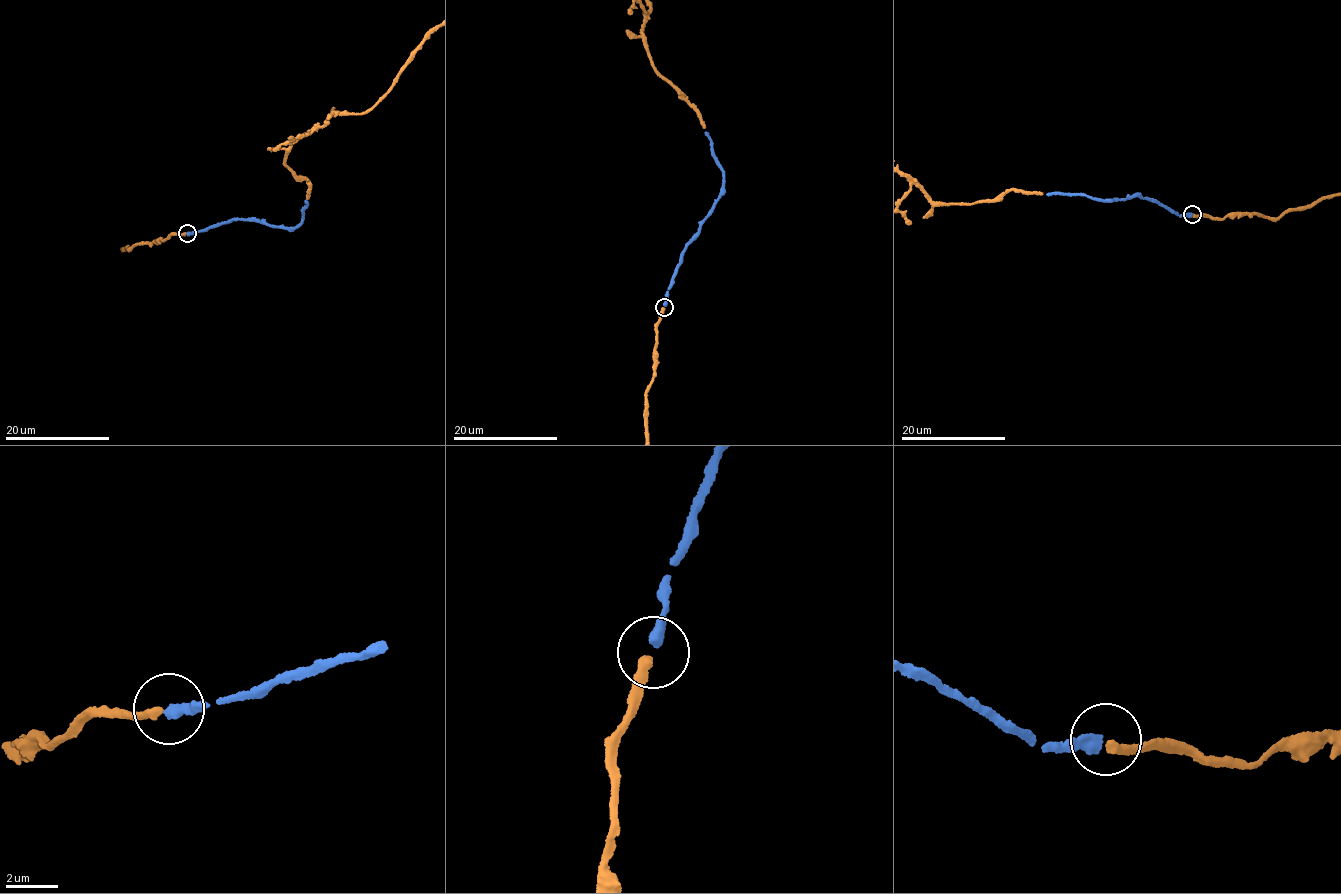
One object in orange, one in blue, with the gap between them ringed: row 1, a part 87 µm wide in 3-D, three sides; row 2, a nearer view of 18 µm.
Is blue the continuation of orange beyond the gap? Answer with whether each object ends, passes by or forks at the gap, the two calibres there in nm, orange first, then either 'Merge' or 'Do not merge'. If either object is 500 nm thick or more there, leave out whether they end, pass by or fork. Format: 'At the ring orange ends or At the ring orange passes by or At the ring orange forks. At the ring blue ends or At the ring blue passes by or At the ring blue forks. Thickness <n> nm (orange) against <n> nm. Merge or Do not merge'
At the ring orange ends. At the ring blue ends. Thickness 340 nm (orange) against 460 nm. Merge

